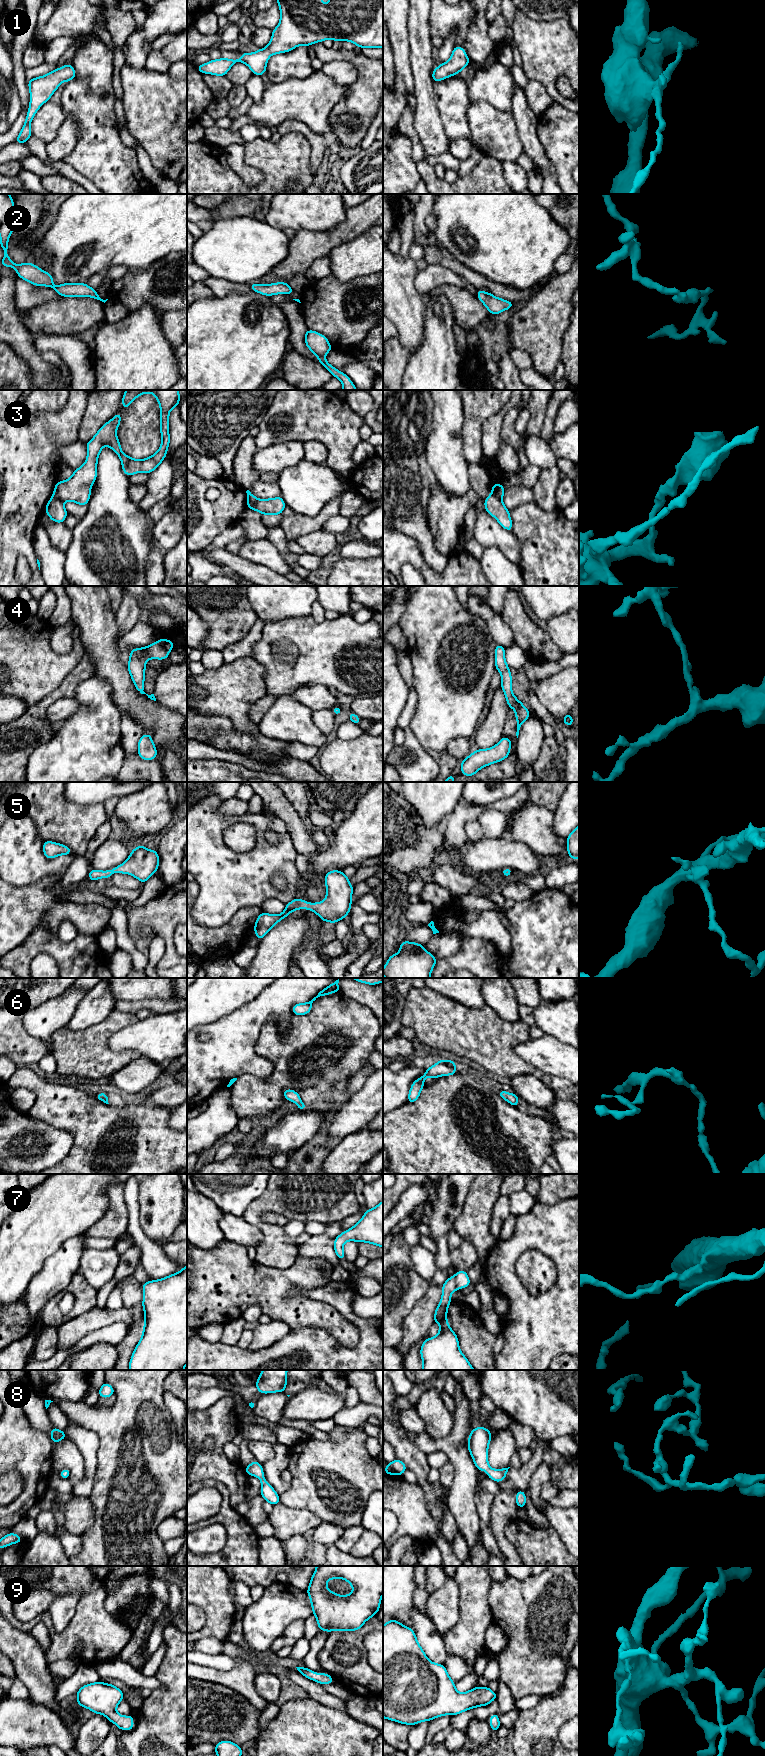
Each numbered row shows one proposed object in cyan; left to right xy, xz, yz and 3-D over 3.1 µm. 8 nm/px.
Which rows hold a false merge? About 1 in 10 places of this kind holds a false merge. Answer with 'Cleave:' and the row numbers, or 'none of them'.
Cleave: 3

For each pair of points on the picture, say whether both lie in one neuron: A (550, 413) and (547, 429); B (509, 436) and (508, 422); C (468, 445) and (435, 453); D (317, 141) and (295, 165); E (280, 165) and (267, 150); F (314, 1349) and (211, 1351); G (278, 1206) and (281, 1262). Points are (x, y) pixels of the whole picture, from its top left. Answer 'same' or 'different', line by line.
A: same
B: same
C: different
D: different
E: same
F: same
G: same

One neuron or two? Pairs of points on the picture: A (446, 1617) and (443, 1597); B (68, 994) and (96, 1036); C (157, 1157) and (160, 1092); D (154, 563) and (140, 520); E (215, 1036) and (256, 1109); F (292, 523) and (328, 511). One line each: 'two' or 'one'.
A: one
B: two
C: two
D: two
E: two
F: one

